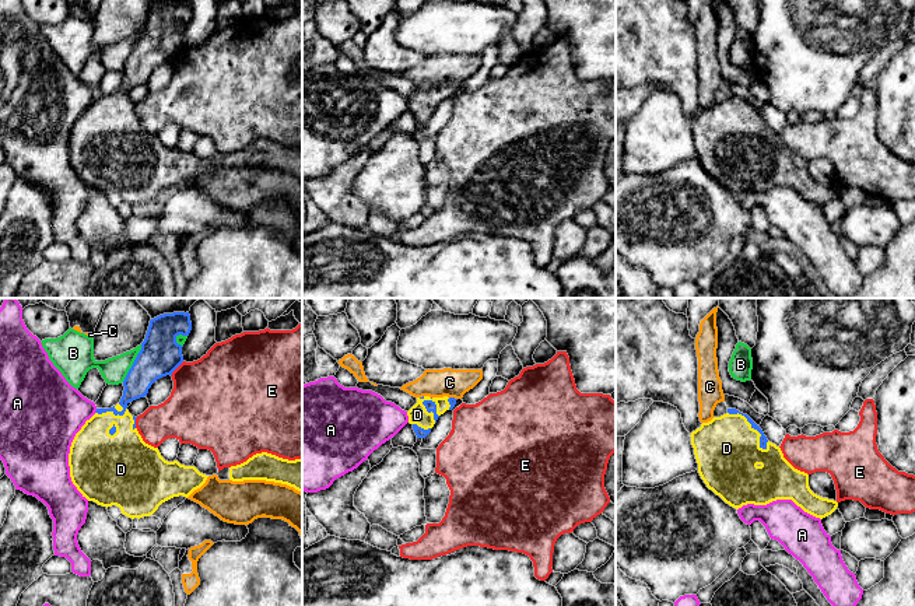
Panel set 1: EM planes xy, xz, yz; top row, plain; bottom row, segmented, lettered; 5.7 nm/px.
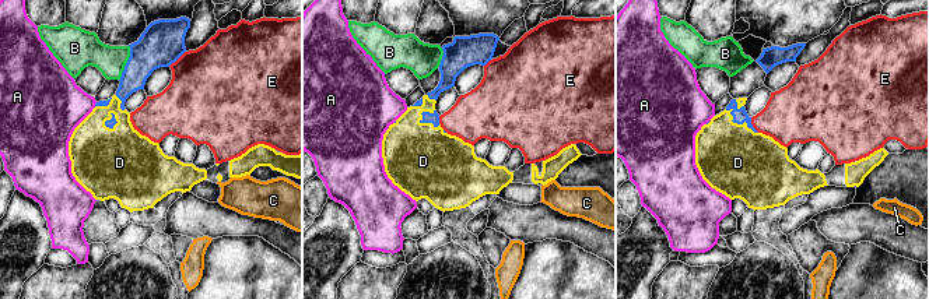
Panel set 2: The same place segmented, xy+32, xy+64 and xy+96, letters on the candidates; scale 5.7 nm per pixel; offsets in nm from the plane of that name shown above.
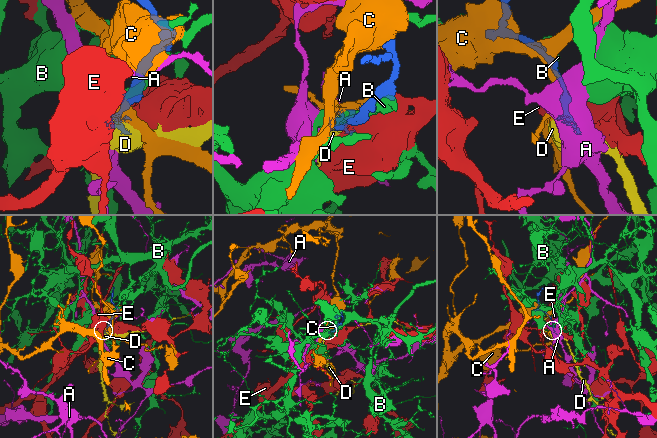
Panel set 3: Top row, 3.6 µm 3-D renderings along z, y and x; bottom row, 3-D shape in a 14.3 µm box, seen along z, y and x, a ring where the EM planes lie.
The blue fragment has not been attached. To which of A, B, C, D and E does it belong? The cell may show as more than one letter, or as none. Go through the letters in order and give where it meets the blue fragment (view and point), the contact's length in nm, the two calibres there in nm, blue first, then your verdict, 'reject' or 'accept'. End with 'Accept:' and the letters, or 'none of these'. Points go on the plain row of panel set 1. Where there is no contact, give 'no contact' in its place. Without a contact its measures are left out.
A: xy (97, 97) | 30 nm | 110/360 nm | reject
B: xy (133, 49) | 240 nm | 240/150 nm | reject
C: xz (454, 84) | 50 nm | 50/160 nm | reject
D: yz (753, 114) | 320 nm | 50/380 nm | accept
E: xy (176, 53) | 120 nm | 240/440 nm | reject
Accept: D

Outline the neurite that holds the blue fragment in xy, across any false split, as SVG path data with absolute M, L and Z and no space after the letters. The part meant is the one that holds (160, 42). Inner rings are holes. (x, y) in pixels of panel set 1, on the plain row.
M164 0L150 7L150 13L141 36L137 41L132 55L123 67L123 83L120 88L111 95L97 95L95 101L85 108L76 120L69 140L70 164L77 176L88 188L94 188L102 193L116 192L122 200L134 206L152 202L158 193L173 183L189 183L194 176L200 175L208 162L200 160L194 153L180 151L178 147L165 147L158 134L146 130L136 115L136 105L127 97L127 91L136 85L144 84L151 71L172 59L183 49L182 34L176 29L179 21L189 22L192 8L189 0Z

